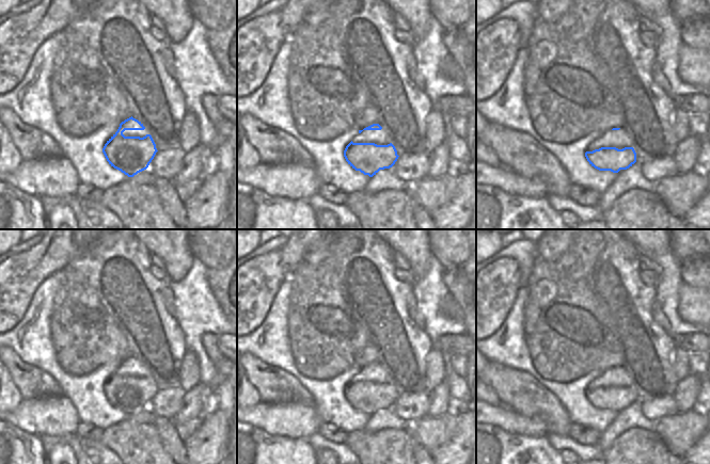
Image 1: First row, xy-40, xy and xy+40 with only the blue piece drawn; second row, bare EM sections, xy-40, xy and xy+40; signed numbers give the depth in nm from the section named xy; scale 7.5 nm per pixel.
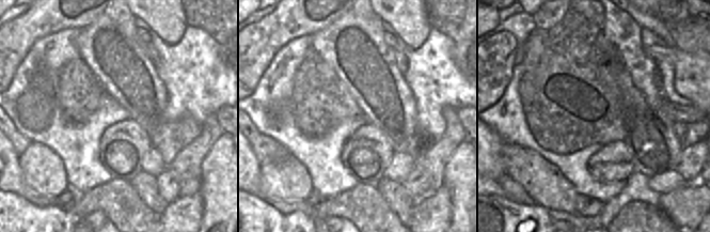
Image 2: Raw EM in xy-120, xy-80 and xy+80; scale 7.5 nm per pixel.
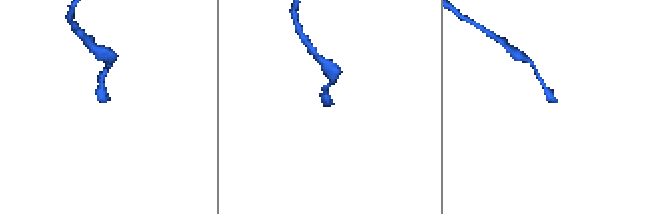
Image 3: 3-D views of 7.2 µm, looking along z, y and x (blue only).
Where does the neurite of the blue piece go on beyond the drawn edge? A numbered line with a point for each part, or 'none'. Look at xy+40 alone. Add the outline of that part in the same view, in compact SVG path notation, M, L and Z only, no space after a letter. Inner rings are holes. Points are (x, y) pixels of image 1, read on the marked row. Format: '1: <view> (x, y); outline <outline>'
1: xy+40 (619, 139); outline M620 128L619 130L608 130L601 133L595 141L593 141L587 151L593 151L601 147L616 147L622 149L625 147L632 147L632 142L628 133Z

